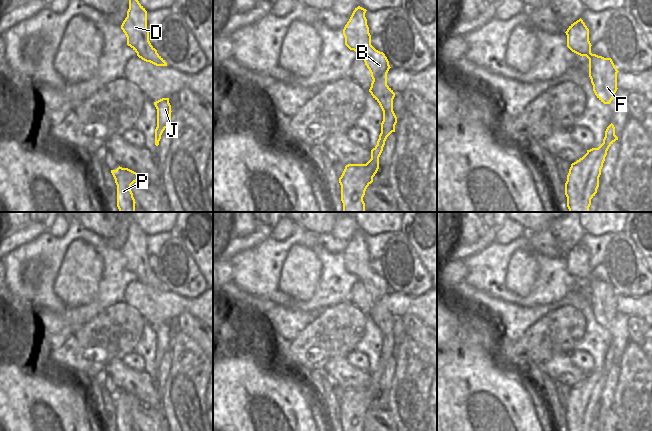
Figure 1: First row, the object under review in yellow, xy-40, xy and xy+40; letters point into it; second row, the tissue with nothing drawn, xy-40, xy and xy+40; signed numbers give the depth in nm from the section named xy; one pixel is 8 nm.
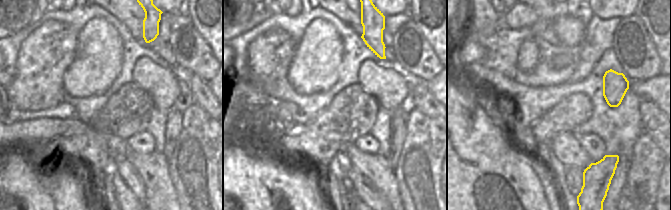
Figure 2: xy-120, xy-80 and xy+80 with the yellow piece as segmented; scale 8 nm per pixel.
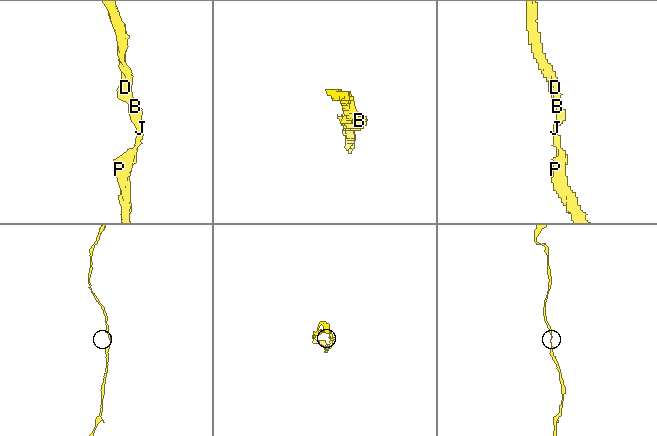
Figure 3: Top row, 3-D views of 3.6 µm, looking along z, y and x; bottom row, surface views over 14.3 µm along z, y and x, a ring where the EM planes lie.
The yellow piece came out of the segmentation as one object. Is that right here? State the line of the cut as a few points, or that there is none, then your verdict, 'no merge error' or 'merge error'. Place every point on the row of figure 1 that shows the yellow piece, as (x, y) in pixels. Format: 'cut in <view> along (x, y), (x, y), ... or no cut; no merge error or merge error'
no cut; no merge error

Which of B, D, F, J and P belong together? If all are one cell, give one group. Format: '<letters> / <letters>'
B D F J P

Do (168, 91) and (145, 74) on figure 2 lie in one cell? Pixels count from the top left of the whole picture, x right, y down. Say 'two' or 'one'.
one

